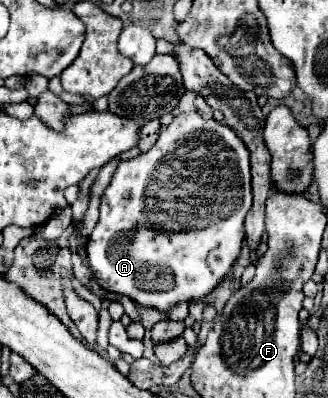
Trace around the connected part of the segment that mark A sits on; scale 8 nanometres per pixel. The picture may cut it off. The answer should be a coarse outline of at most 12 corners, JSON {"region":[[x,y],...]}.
{"region":[[196,111],[122,161],[86,245],[168,313],[236,265],[250,153]]}

